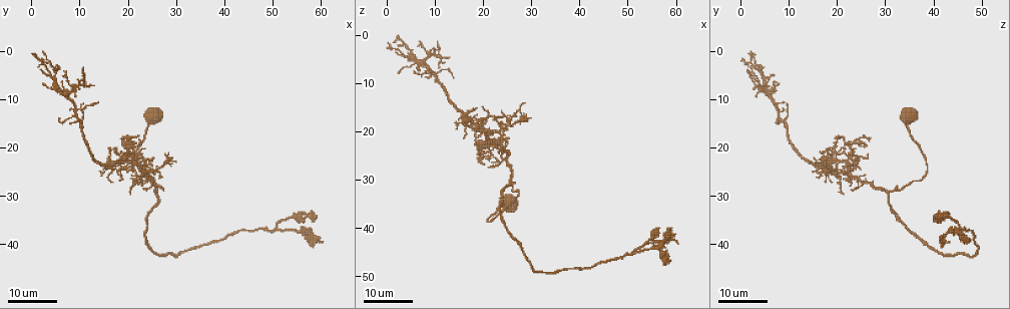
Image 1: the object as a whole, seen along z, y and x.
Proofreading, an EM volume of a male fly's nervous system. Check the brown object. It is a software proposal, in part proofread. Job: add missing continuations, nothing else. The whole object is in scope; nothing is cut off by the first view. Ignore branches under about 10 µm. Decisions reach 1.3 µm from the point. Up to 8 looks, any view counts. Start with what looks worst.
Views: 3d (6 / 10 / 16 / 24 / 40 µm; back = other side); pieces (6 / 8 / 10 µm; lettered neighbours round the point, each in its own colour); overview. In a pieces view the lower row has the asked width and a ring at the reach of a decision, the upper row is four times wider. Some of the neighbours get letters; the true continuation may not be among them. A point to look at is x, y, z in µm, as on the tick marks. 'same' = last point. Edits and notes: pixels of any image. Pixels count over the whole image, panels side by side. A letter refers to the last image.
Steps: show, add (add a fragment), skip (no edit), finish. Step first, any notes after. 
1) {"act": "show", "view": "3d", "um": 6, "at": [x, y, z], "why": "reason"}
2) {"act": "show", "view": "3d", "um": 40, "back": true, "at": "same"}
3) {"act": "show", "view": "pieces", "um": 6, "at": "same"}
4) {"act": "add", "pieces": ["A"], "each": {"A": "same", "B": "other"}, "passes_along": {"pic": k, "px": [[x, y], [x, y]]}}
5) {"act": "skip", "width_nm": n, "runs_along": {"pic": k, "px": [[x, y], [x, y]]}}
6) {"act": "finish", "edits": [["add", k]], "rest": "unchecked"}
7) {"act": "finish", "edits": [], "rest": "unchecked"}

{"act": "show", "view": "3d", "um": 16, "at": [22.5, 18.0, 20.0], "why": "free end"}

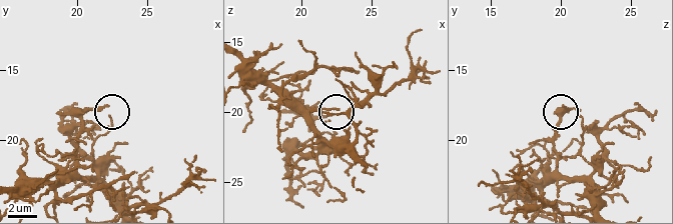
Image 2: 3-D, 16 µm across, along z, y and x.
{"act": "show", "view": "3d", "um": 6, "at": [22.2, 17.6, 20.2]}

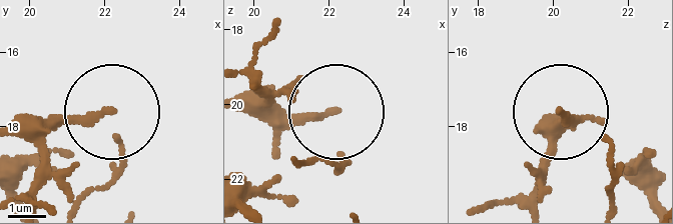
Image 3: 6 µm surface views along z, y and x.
{"act": "show", "view": "pieces", "um": 8, "at": [22.05, 17.55, 20.20]}

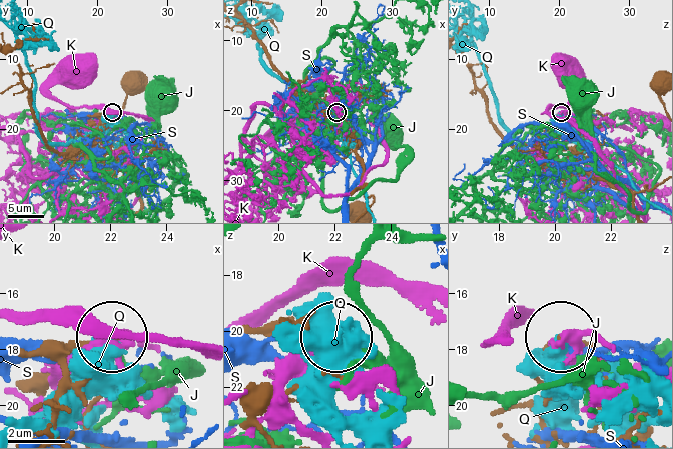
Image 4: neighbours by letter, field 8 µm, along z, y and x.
{"act": "skip", "each": {"J": "other", "K": "other", "Q": "other", "S": "other"}, "found": "no lettered fragment goes on from it"}

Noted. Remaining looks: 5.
{"act": "show", "view": "3d", "um": 24, "at": [0.5, 1.0, 1.5], "why": "an open end"}

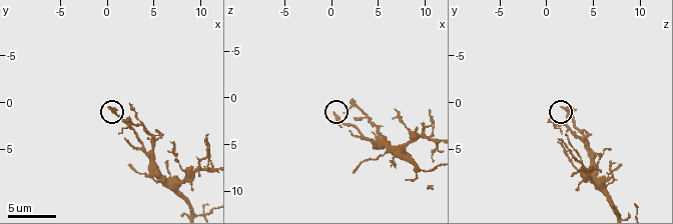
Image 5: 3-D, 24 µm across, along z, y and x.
{"act": "show", "view": "pieces", "um": 10, "at": [0.4, 0.4, 1.6]}

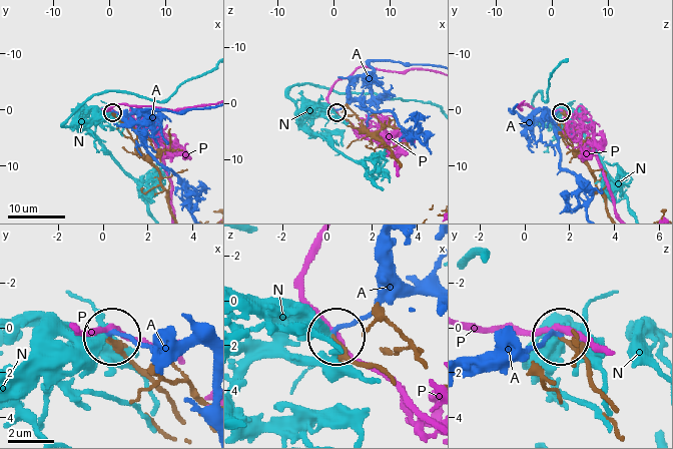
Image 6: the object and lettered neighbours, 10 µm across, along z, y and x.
{"act": "skip", "width_nm": 240, "each": {"A": "other", "N": "other", "P": "other"}, "runs_along": {"pic": 6, "px": [[175, 408], [110, 341]]}, "found": "no lettered fragment goes on from it"}

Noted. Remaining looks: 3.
{"act": "show", "view": "3d", "um": 16, "at": [59.0, 34.5, 40.5], "why": "long arm stops here"}

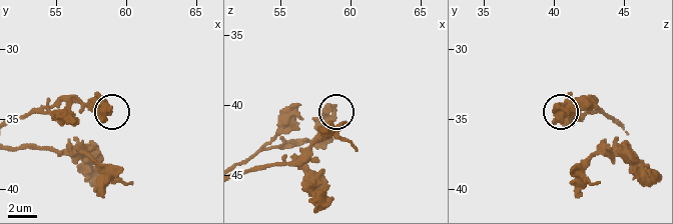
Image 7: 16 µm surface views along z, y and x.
{"act": "show", "view": "pieces", "um": 6, "at": [59.0, 34.4, 40.2]}

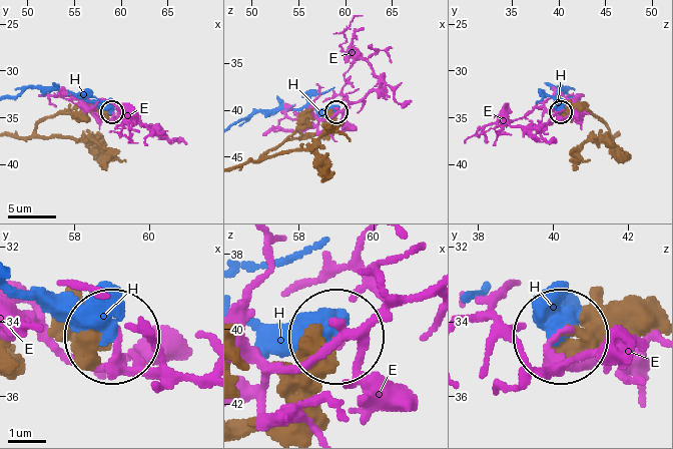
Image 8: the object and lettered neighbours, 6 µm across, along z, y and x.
{"act": "skip", "each": {"E": "other", "H": "other"}, "runs_along": {"pic": 8, "px": [[608, 304], [563, 330]]}, "found": "none of them fits"}

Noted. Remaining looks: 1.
{"act": "finish", "edits": [], "rest": "unchecked"}

